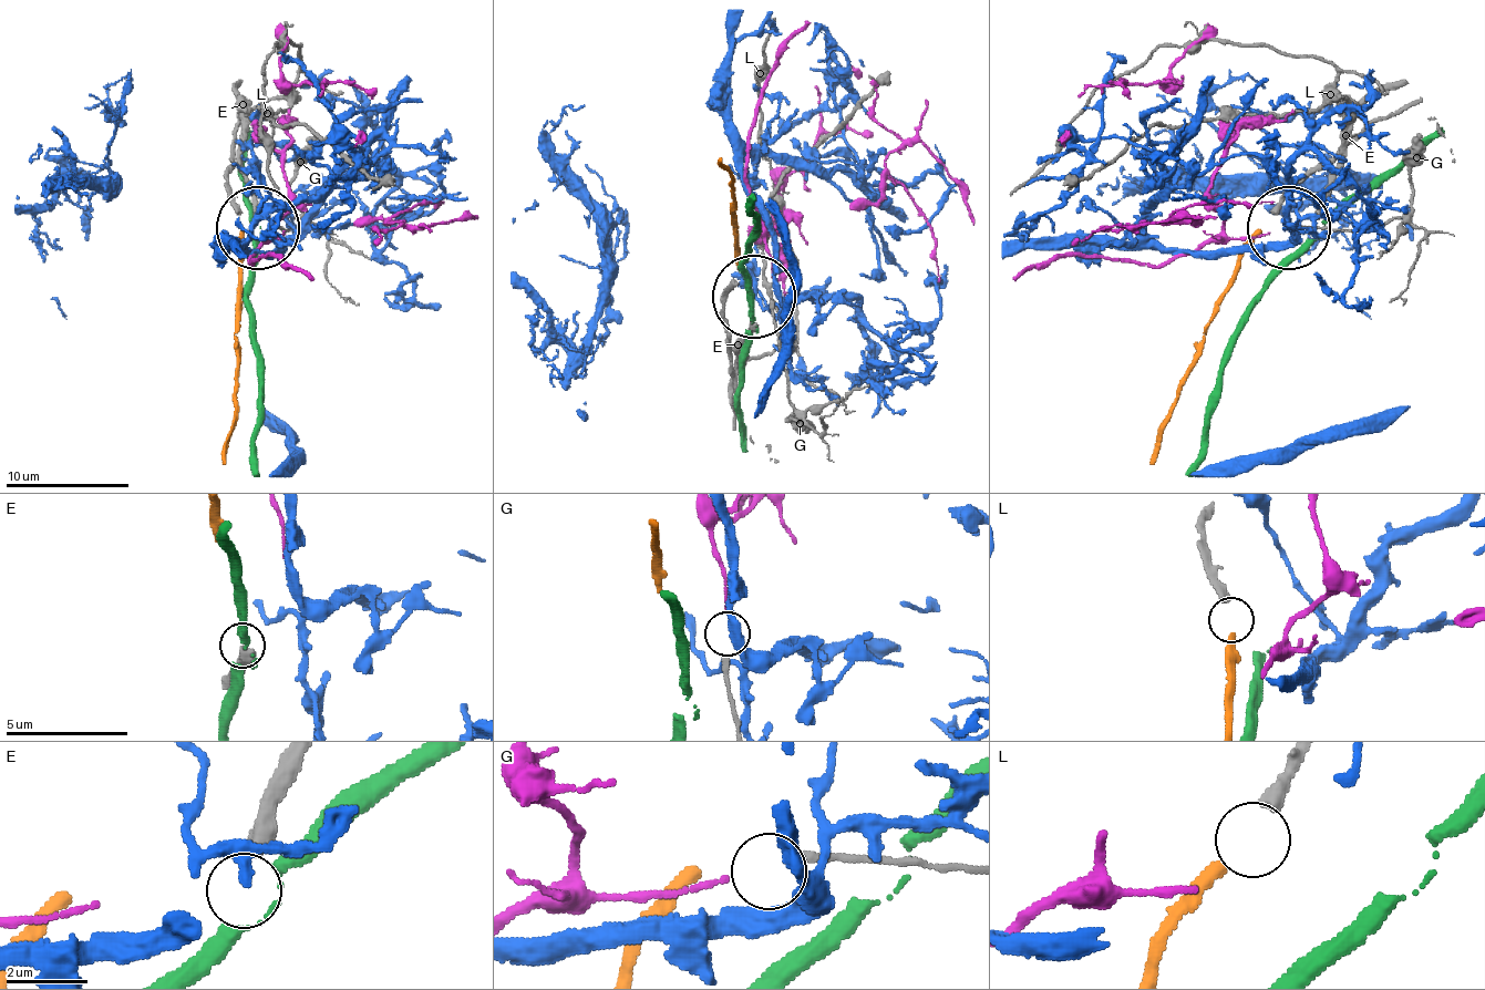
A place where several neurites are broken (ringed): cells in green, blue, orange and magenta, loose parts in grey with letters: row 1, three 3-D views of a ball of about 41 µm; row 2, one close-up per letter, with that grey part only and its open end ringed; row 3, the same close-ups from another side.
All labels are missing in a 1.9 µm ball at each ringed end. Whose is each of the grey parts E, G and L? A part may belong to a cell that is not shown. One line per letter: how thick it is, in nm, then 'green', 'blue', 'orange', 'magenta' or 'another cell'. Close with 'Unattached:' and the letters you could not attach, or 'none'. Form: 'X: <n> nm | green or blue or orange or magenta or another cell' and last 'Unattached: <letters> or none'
E: 480 nm | another cell
G: 220 nm | magenta
L: 400 nm | orange
Unattached: E

